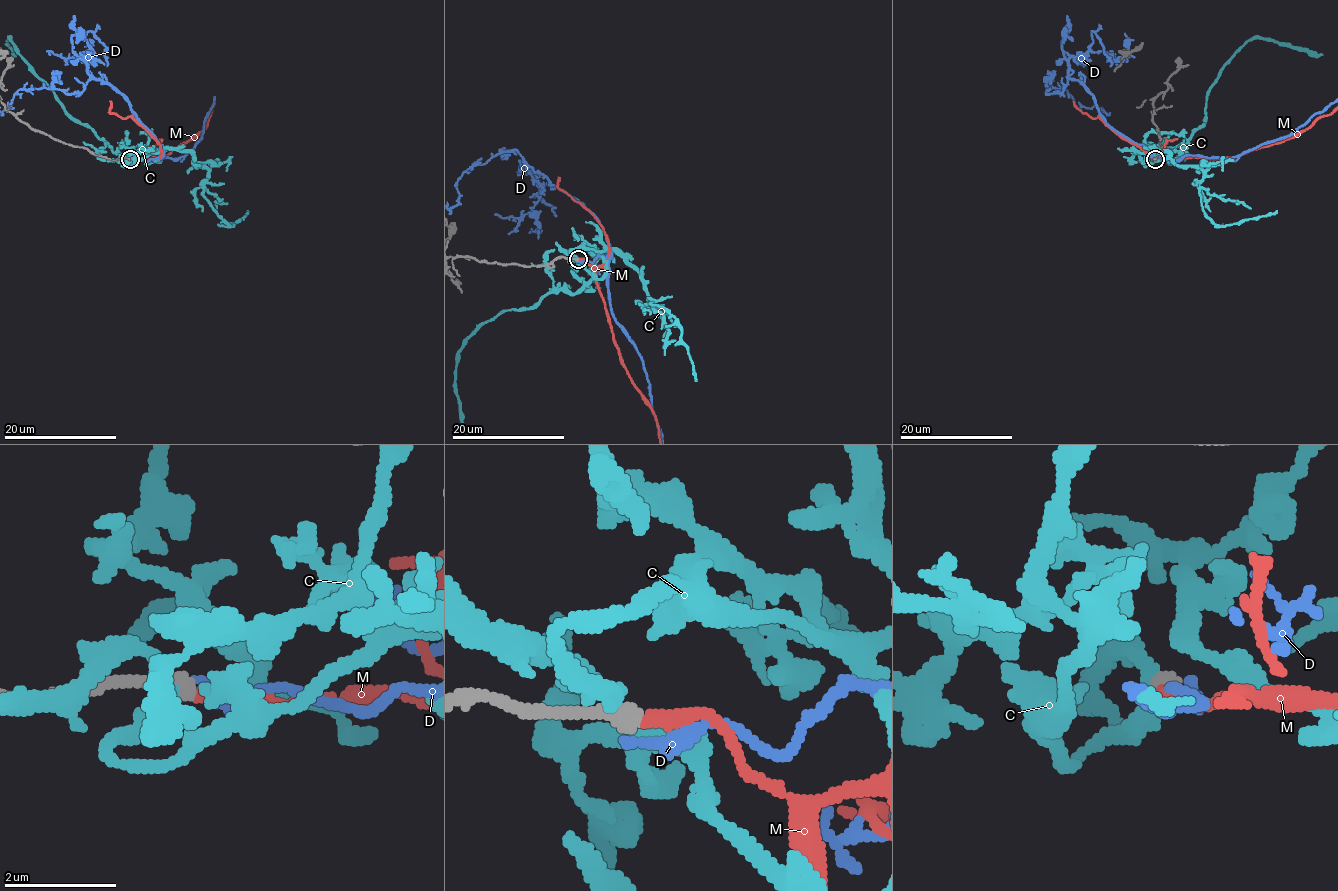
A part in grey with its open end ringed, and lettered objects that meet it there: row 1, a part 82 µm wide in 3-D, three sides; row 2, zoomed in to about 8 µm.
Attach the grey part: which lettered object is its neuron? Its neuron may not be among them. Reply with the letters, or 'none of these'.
M

